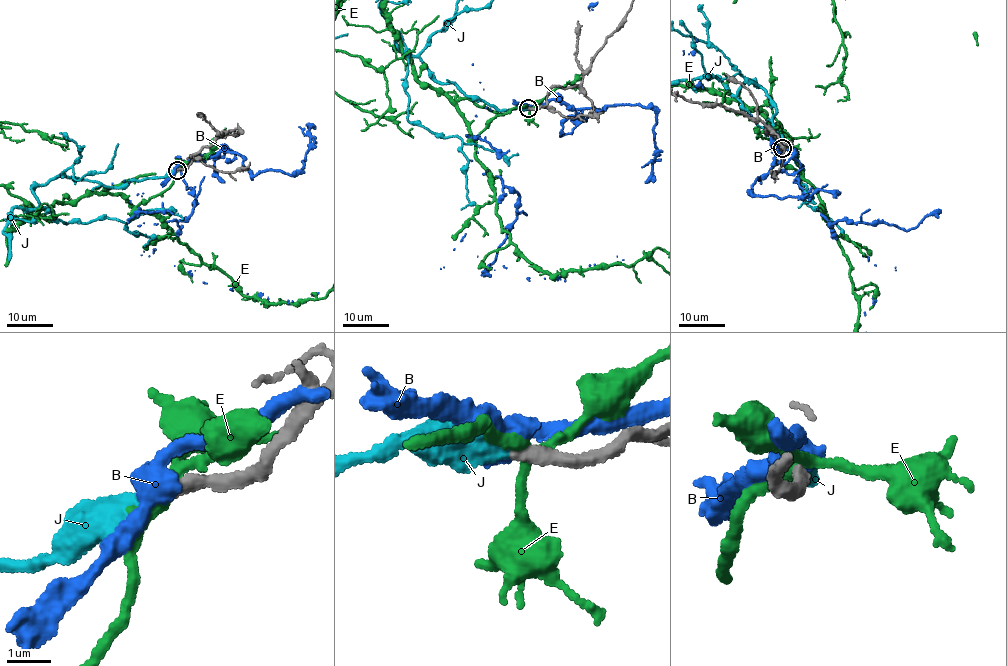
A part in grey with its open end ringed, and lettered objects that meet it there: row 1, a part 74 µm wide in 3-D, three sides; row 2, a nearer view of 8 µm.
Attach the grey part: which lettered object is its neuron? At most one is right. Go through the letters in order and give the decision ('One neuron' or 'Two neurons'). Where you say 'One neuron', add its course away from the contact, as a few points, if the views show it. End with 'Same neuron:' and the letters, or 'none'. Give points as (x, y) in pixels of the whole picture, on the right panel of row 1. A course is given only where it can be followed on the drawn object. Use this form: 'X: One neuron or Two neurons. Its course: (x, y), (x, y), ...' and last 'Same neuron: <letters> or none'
B: Two neurons
E: Two neurons
J: One neuron
Same neuron: J

